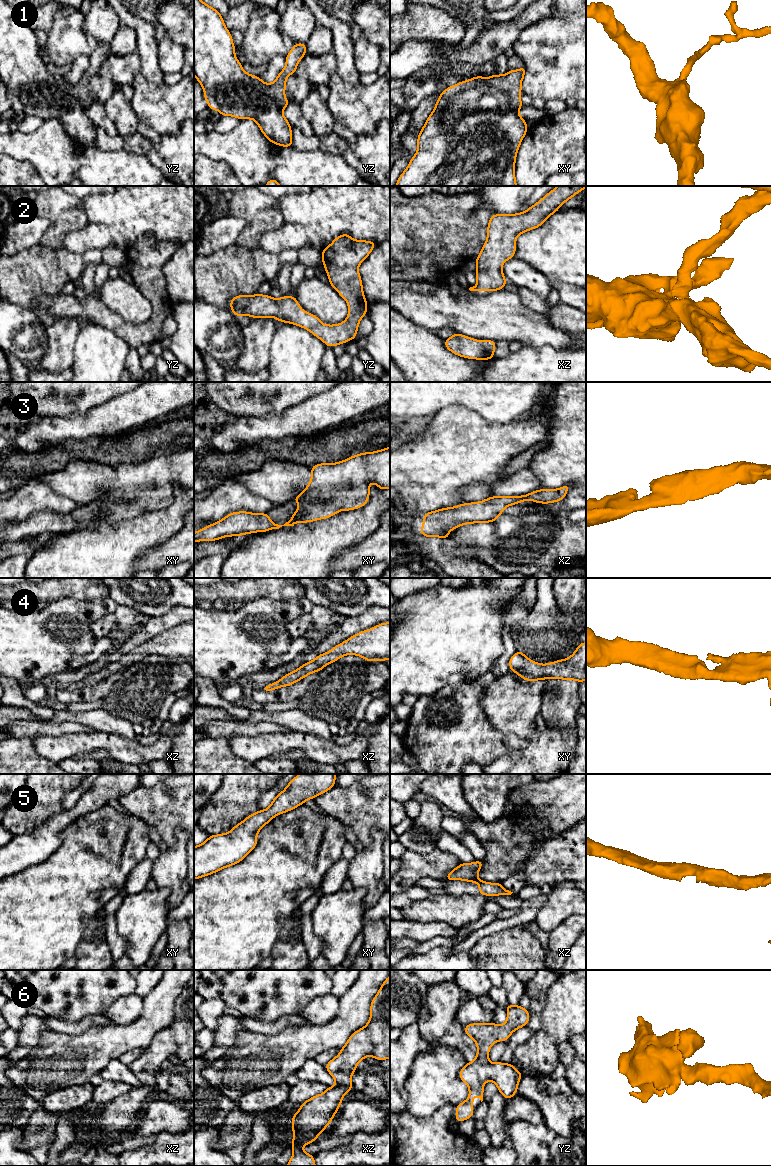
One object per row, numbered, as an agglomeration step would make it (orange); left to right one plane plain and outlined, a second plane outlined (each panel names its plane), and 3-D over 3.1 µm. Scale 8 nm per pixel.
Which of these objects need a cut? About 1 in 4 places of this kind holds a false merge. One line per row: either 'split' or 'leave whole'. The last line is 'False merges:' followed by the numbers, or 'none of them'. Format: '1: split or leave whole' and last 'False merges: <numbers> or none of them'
1: leave whole
2: leave whole
3: leave whole
4: leave whole
5: leave whole
6: leave whole
False merges: none of them

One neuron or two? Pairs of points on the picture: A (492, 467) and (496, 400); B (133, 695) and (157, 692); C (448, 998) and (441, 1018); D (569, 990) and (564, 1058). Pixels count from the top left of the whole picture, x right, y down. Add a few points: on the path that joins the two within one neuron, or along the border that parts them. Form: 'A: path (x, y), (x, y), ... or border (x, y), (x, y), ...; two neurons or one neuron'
A: border (474, 412), (491, 423), (510, 423), (518, 419); two neurons
B: path (139, 694), (141, 692), (151, 692); one neuron
C: path (443, 1003), (441, 1013); one neuron
D: border (567, 1039), (559, 1046), (559, 1061); two neurons

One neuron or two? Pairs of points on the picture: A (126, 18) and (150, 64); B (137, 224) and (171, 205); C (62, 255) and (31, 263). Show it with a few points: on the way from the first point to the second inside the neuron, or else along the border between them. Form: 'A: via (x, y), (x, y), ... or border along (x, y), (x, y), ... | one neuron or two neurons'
A: via (138, 27), (145, 34), (148, 52) | one neuron
B: via (145, 219), (159, 205), (163, 205) | one neuron
C: border along (54, 251), (57, 265), (68, 277) | two neurons

